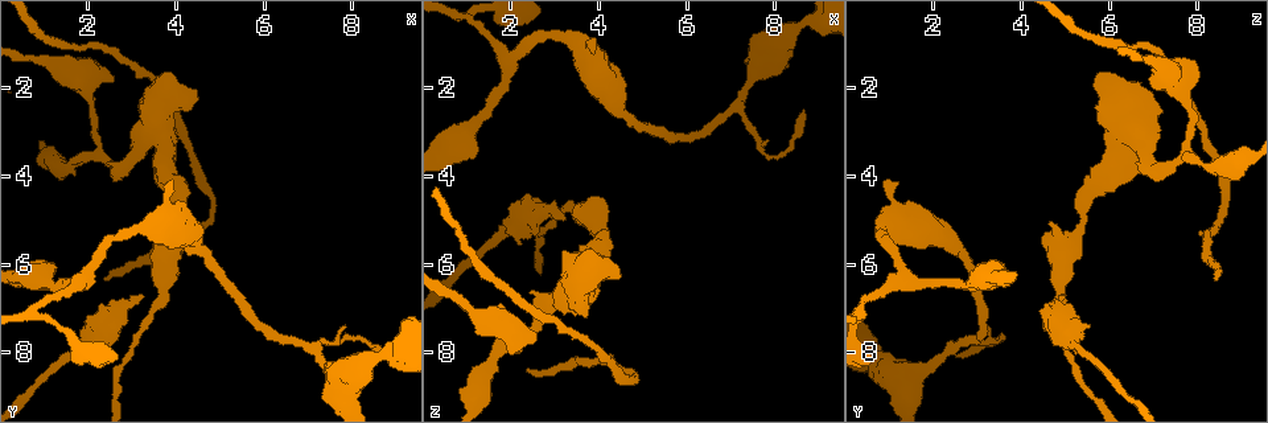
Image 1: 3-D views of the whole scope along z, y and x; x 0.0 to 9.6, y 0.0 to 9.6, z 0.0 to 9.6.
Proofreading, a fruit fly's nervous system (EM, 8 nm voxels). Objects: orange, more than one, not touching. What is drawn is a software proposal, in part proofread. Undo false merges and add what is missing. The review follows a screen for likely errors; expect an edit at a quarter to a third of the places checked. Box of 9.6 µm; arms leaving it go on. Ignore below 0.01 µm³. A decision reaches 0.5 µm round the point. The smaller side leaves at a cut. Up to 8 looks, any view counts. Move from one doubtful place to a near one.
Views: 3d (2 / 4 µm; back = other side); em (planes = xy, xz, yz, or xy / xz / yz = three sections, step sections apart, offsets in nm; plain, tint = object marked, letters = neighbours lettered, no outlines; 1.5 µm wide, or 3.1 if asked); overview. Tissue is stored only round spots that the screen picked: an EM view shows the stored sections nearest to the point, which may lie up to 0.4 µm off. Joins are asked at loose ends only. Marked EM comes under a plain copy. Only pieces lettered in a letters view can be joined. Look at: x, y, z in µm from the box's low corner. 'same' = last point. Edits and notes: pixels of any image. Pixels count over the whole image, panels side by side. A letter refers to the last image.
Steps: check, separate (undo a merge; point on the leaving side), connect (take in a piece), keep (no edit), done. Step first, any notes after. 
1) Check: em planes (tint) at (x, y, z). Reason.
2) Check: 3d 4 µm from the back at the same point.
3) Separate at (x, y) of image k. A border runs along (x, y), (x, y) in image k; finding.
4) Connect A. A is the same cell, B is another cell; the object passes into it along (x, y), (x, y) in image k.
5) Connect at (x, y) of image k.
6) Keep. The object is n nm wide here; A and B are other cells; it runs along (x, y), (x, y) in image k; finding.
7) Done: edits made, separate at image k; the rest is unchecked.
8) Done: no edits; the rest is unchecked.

Check: 3d 2 µm at (7.15, 7.95, 2.35). Three arms meet.

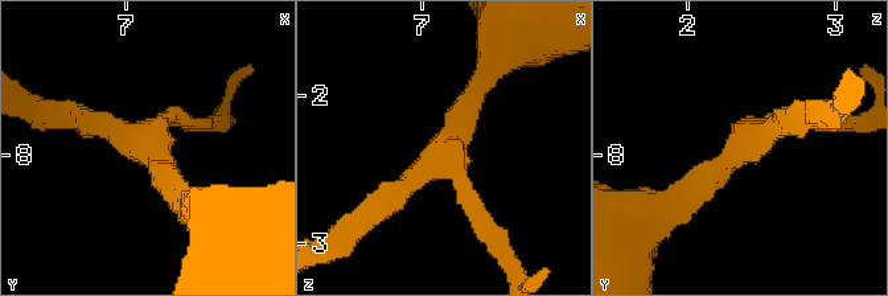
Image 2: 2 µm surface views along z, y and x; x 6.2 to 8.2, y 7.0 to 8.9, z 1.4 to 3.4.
Check: em xy step 8 (letters) at (7.14, 7.94, 2.38). 3 arms meet here.

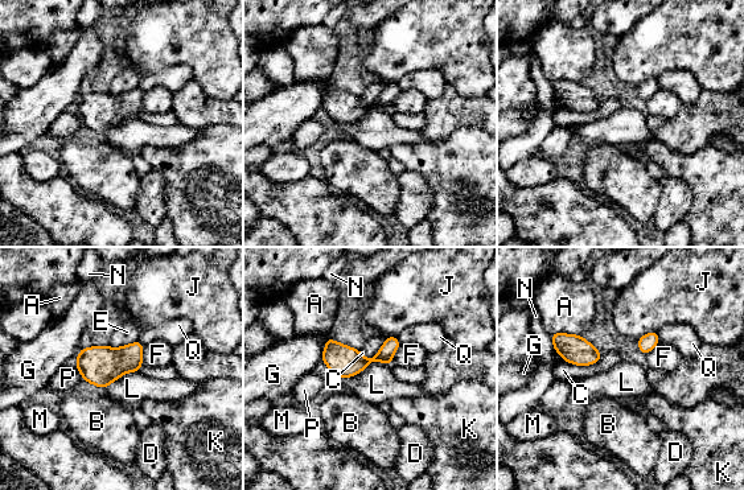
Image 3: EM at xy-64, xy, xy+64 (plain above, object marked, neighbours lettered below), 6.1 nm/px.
Keep. A, B, C, D, E, F, G, J, K, L, M, N, P and Q are other cells; all the same cell.

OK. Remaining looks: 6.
Check: em 3.1 µm xz step 8 (letters) at (2.45, 6.35, 8.45). End of a long branch.

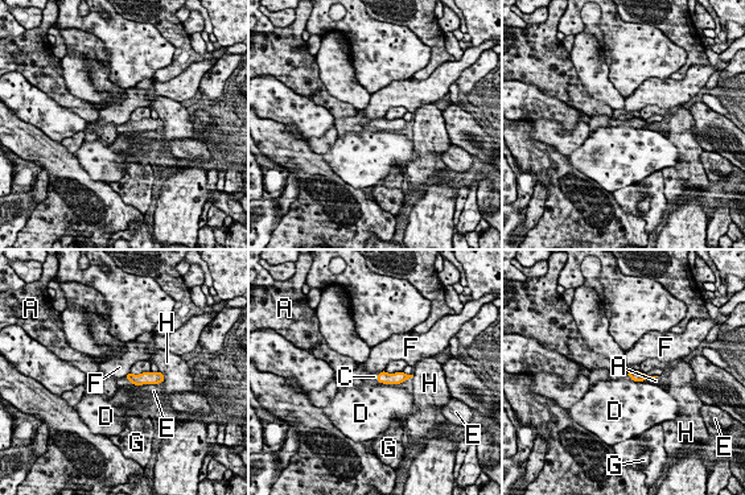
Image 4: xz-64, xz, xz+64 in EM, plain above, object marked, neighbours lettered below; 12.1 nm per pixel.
Connect C. C is the same cell, A, D, E, F, G and H are other cells; the object passes into it along (385, 378), (378, 378), (374, 376) in image 4; it goes on there.

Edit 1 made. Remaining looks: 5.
Check: overview. Redraw.

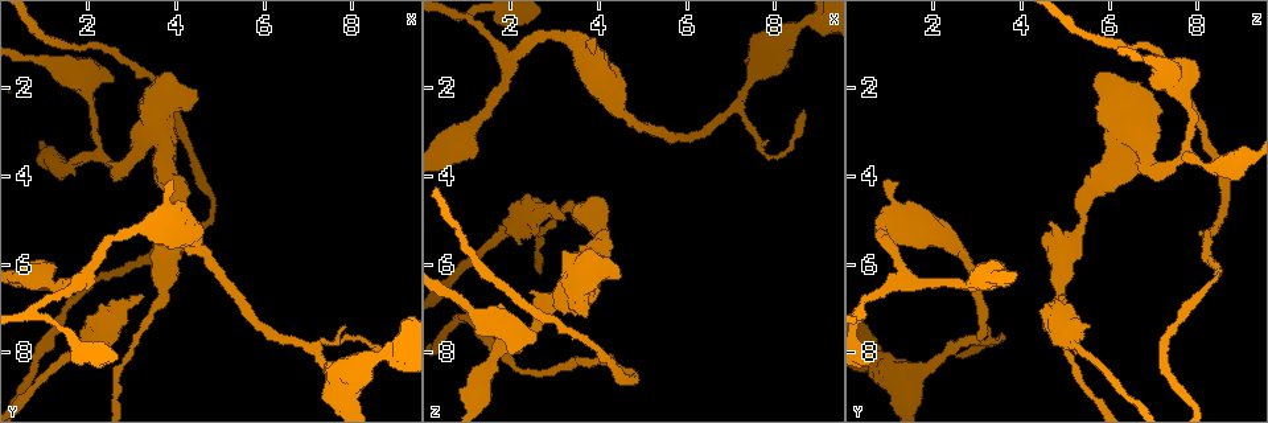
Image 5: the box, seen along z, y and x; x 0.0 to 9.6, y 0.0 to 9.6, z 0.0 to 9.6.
Check: em planes (tint) at (1.40, 3.80, 8.45). Thick turns thin.

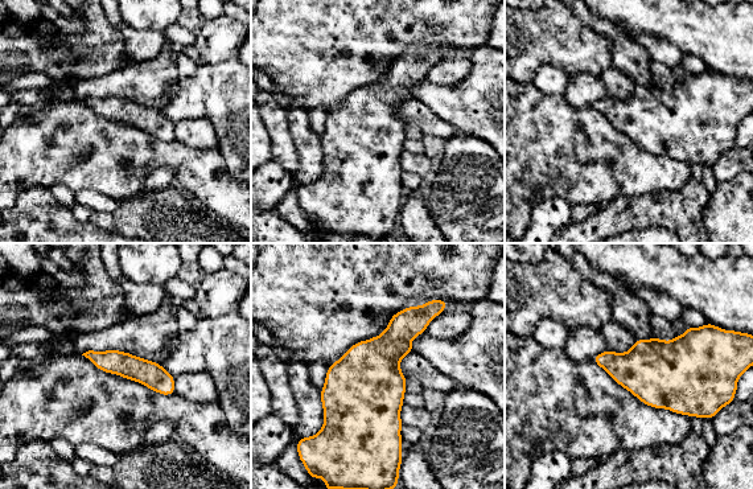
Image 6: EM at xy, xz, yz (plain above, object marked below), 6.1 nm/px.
Check: em planes (letters) at the same point.

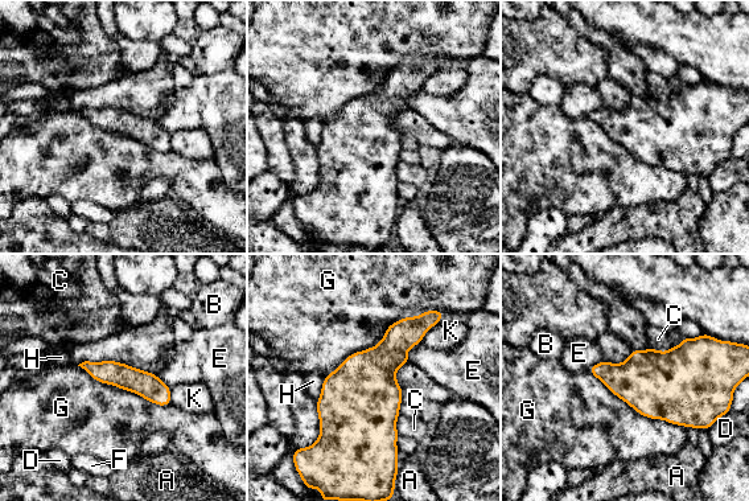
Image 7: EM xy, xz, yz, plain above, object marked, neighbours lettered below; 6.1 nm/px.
Keep. A, B, C, D, E, F, G, H and K are other cells; a border runs along (432, 309), (395, 320), (325, 377) in image 7; one cell here.

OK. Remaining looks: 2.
Done: edits made, connect at image 4; the rest is unchecked.

